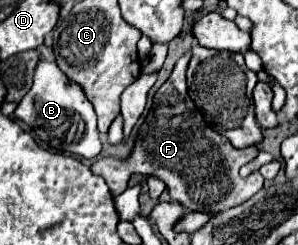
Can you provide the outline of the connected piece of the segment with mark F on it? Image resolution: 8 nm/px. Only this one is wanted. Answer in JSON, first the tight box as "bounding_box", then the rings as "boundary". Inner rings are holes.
{"bounding_box":[91,51,265,213],"boundary":[[[191,51],[179,57],[169,79],[157,91],[149,117],[139,129],[131,157],[127,161],[105,157],[91,165],[91,171],[105,179],[115,197],[128,188],[129,177],[133,173],[143,173],[161,179],[167,185],[171,199],[181,203],[185,209],[217,213],[245,203],[263,187],[265,179],[259,171],[251,173],[247,179],[239,177],[239,167],[251,161],[257,155],[257,149],[235,149],[223,135],[215,133],[209,125],[205,125],[199,109],[189,99],[185,83],[189,59]]]}

